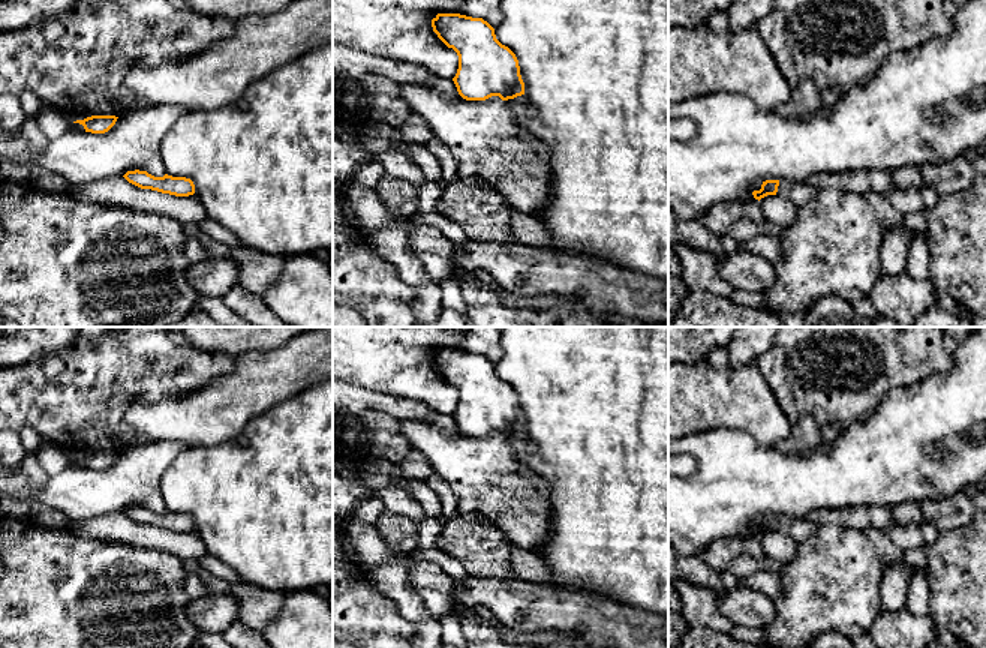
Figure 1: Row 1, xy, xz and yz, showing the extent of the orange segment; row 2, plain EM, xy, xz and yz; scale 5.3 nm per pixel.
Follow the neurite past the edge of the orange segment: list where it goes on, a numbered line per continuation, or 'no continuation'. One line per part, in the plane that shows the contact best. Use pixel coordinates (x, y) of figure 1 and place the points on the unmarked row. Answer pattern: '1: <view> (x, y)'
1: yz (799, 528)

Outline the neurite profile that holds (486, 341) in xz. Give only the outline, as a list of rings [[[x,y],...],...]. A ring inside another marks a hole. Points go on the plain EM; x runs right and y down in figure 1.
[[[472,327],[465,339],[465,351],[483,354],[493,364],[502,357],[500,328],[499,327]]]

